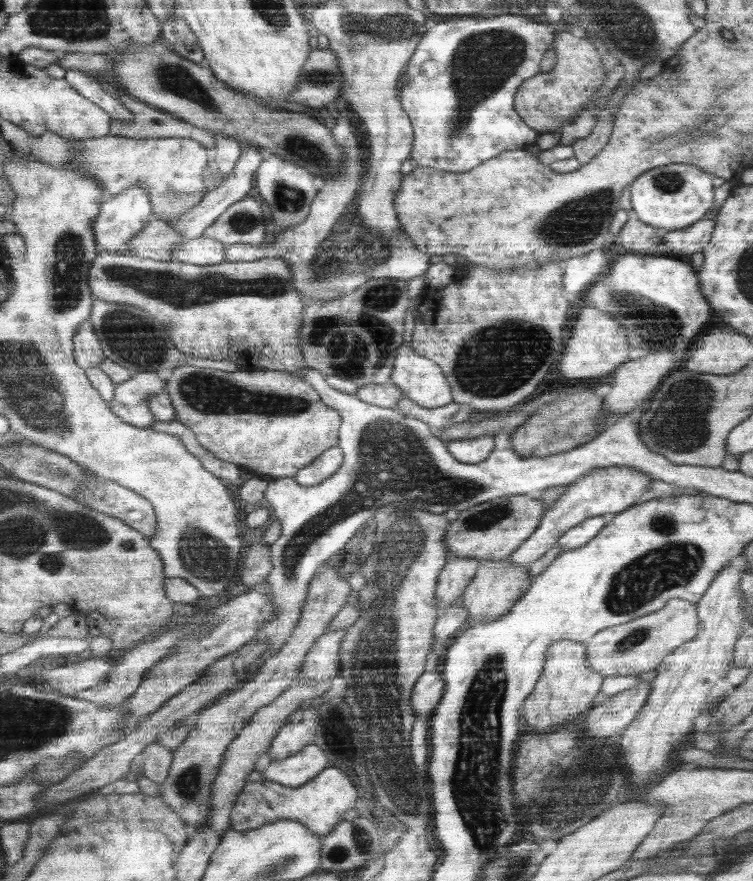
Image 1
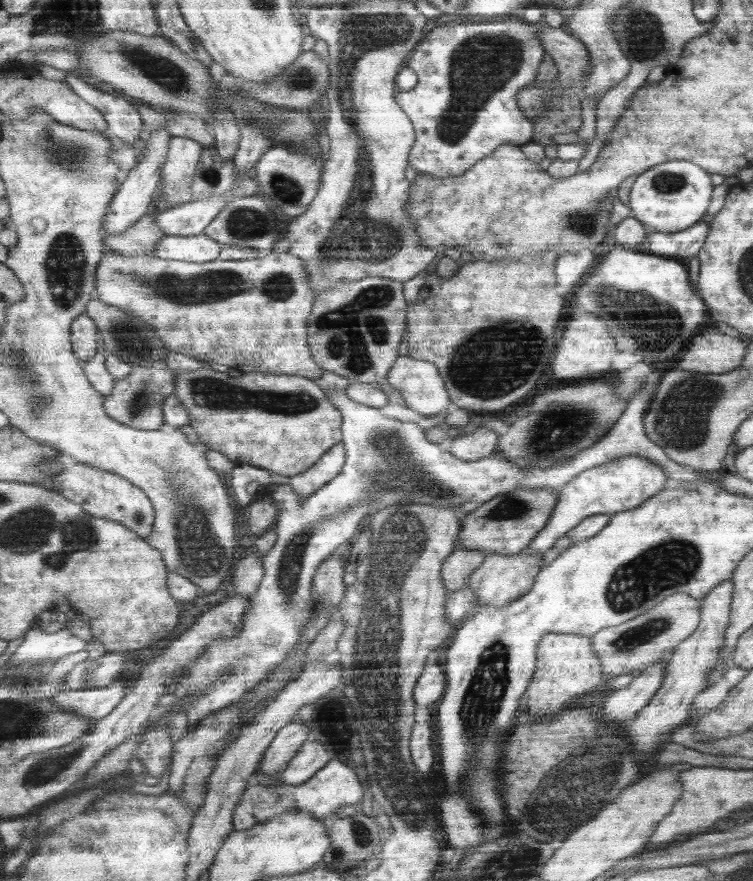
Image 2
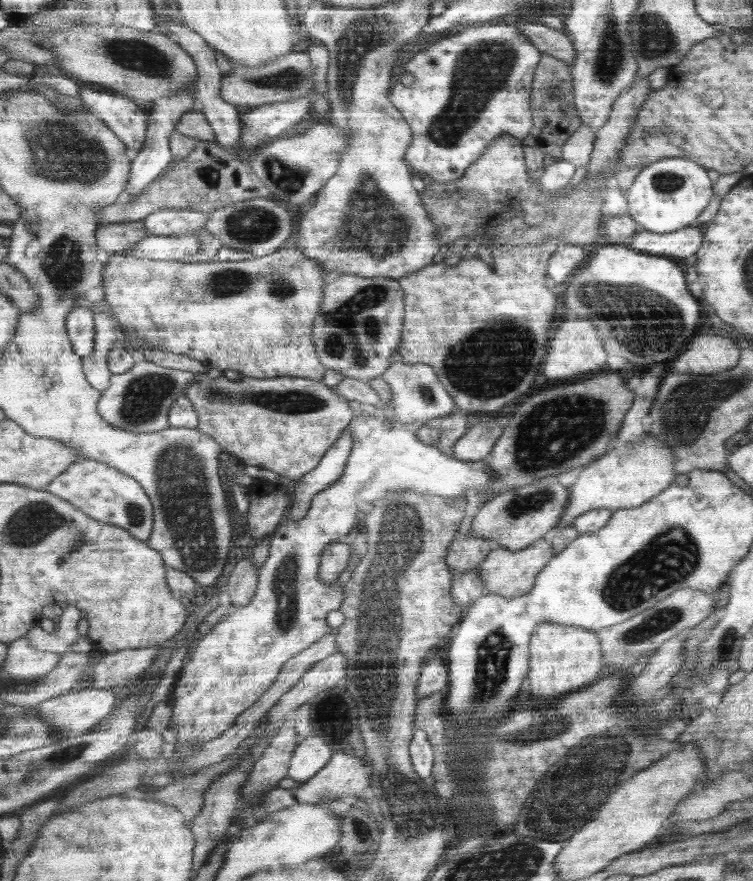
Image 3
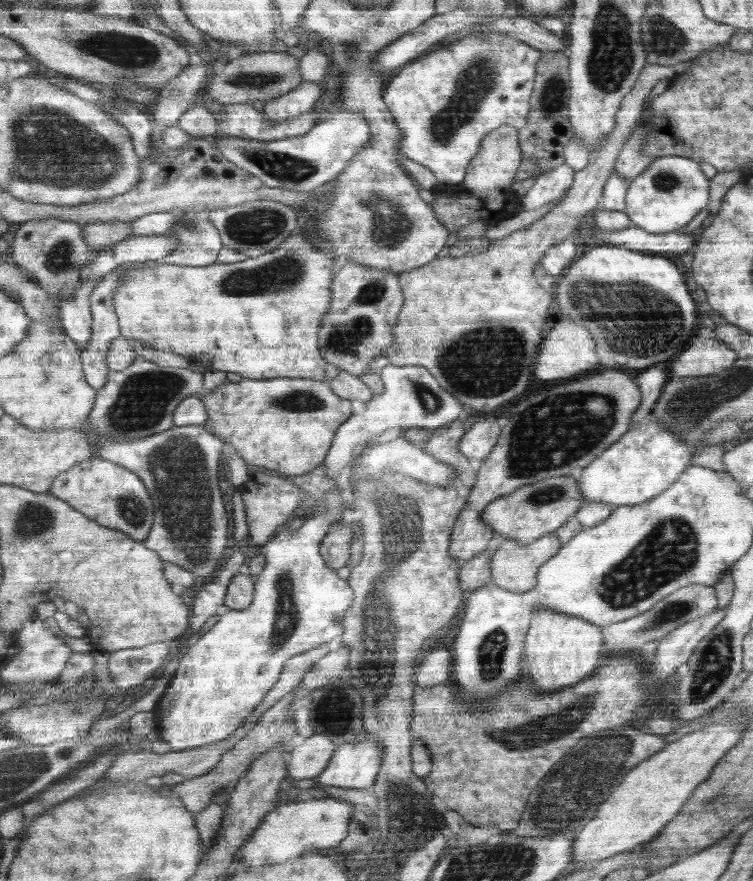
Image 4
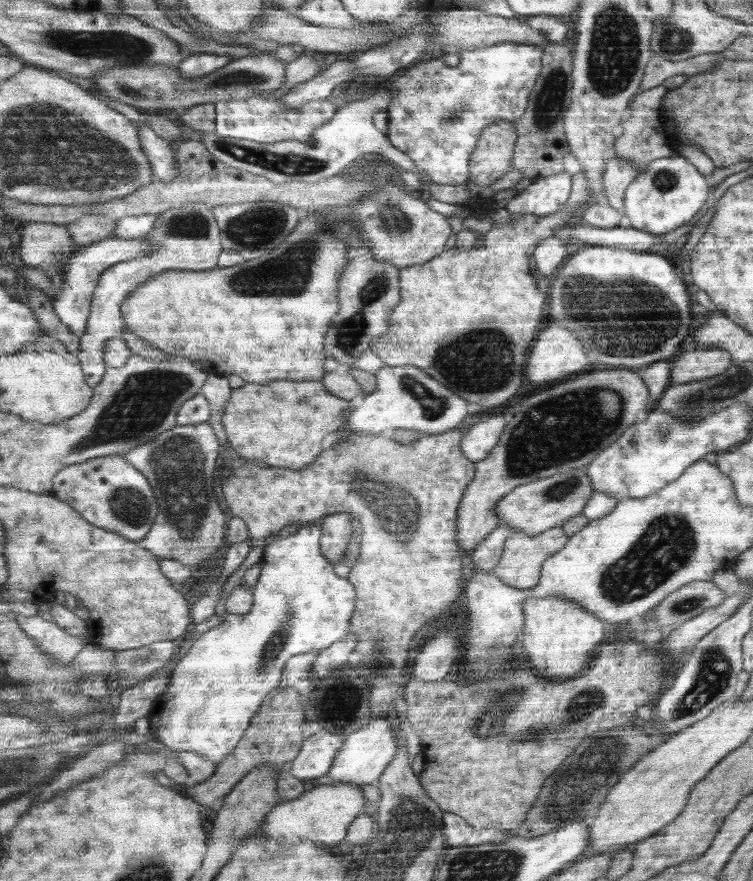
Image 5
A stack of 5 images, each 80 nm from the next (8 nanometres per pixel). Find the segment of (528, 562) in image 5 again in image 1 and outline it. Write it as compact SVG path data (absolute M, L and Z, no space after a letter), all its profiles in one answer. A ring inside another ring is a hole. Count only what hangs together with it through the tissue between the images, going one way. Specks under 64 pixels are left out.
M487 559L482 562L476 577L473 578L471 585L467 587L462 596L461 604L468 611L463 628L466 629L476 622L498 620L503 614L510 612L516 601L531 588L532 582L532 578L529 577L528 565L516 566L513 562L507 562L507 560L494 562Z

